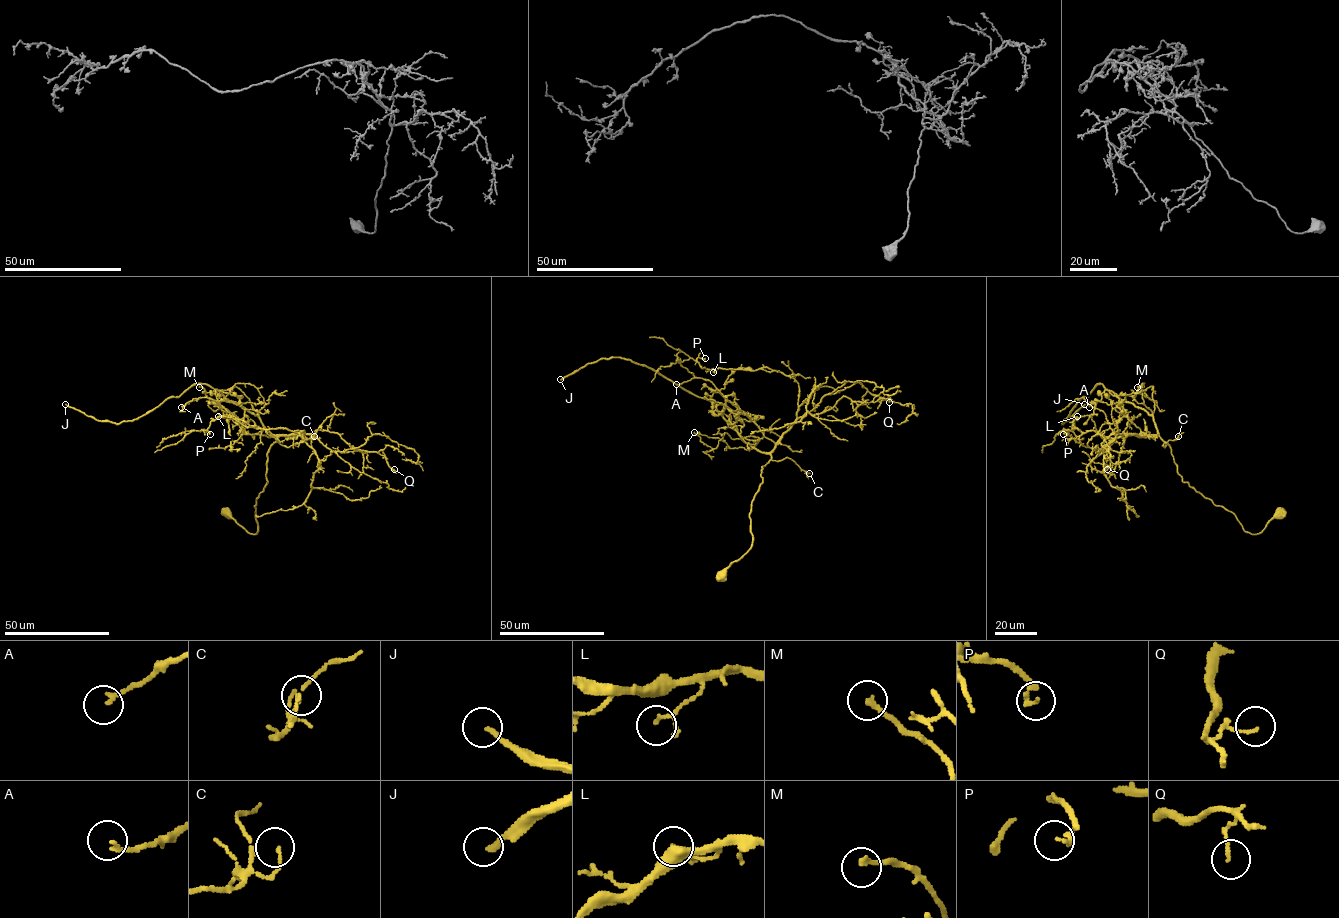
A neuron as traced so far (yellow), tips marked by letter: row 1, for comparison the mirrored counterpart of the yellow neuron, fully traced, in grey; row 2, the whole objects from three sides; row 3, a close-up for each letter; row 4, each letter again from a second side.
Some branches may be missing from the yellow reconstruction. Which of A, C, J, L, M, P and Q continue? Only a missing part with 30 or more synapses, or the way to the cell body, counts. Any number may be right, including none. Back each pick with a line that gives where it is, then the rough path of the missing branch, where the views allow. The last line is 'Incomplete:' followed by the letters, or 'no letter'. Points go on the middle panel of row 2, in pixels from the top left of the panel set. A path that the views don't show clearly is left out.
J: (560, 379)
Incomplete: J

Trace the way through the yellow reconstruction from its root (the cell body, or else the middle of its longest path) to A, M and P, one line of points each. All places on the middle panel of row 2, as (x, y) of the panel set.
A: (722, 575), (751, 545), (751, 505), (775, 444), (709, 380), (694, 377), (676, 384)
M: (722, 575), (751, 545), (751, 505), (771, 456), (753, 447), (758, 437), (725, 433), (712, 448), (694, 432)
P: (722, 575), (751, 545), (752, 499), (797, 417), (799, 384), (767, 367), (702, 368), (697, 358), (705, 358)

